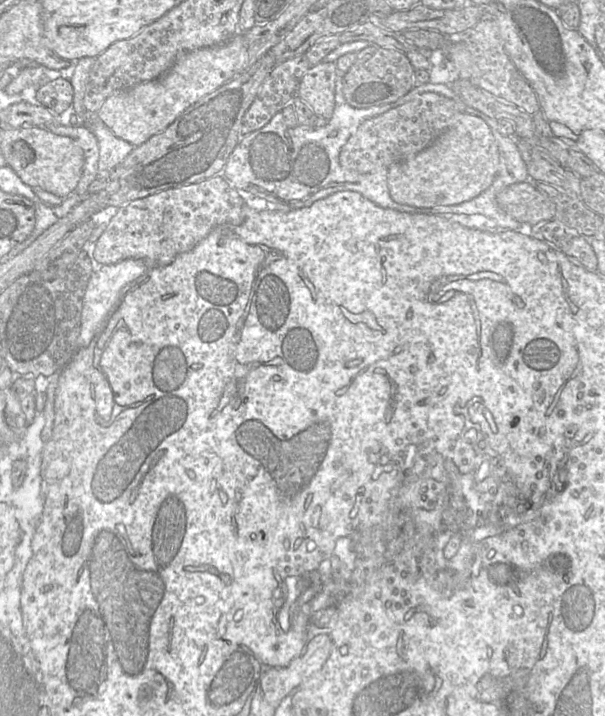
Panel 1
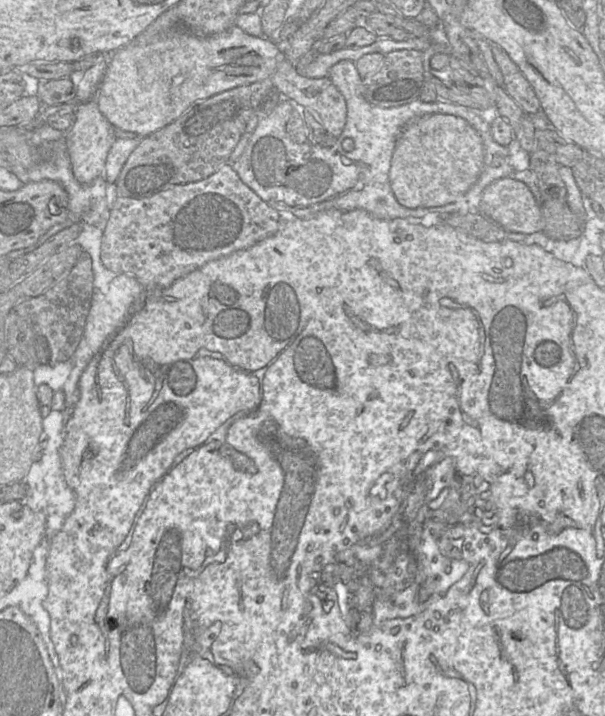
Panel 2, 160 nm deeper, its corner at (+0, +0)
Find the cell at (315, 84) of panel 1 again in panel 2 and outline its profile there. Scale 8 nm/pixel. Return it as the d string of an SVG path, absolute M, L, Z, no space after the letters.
M175 8L163 12L133 41L112 54L96 95L96 102L100 112L114 127L147 137L177 120L199 100L267 78L272 80L274 91L283 98L315 114L326 134L335 138L341 135L346 124L346 102L329 77L307 78L299 74L295 65L286 59L272 40L251 36L236 25L219 34L197 36L177 22Z

